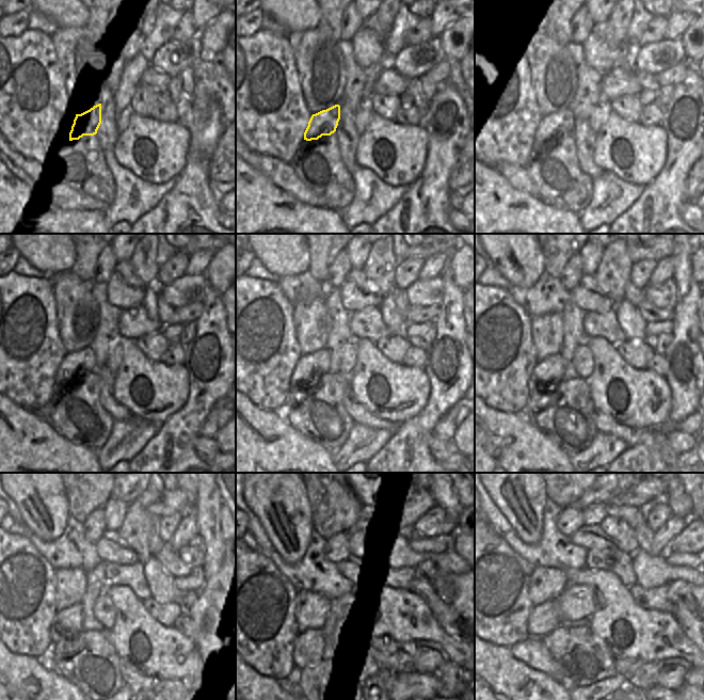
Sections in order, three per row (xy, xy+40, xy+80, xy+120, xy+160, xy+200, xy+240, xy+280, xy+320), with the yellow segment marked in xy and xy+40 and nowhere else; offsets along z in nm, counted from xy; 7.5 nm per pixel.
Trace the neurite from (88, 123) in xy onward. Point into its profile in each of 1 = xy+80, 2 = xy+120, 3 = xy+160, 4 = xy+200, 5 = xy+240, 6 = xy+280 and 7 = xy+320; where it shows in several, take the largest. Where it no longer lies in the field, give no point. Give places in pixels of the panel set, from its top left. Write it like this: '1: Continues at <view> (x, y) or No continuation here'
1: Continues at xy+80 (553, 126)
2: Continues at xy+120 (73, 366)
3: Continues at xy+160 (309, 369)
4: Continues at xy+200 (547, 374)
5: Continues at xy+240 (69, 620)
6: Continues at xy+280 (310, 614)
7: Continues at xy+320 (543, 619)

